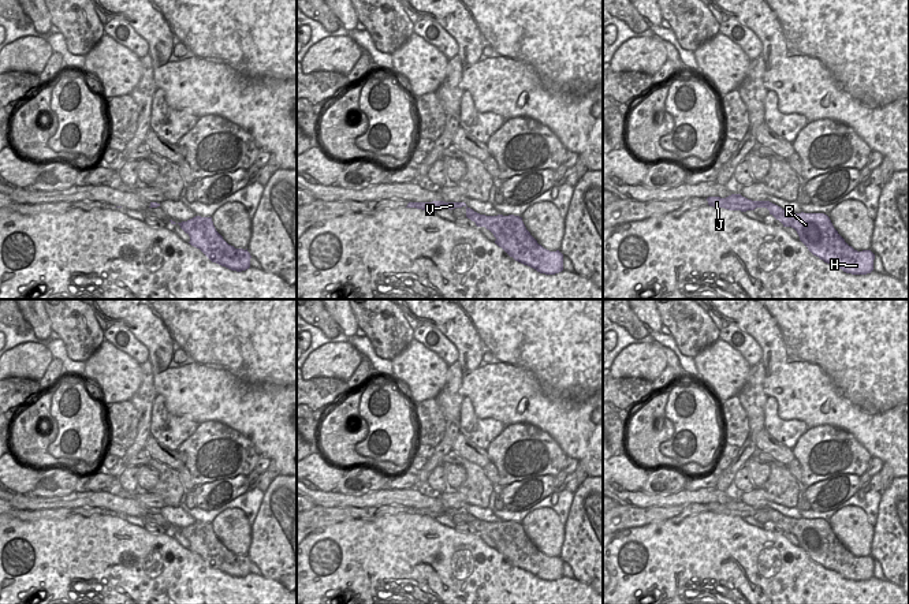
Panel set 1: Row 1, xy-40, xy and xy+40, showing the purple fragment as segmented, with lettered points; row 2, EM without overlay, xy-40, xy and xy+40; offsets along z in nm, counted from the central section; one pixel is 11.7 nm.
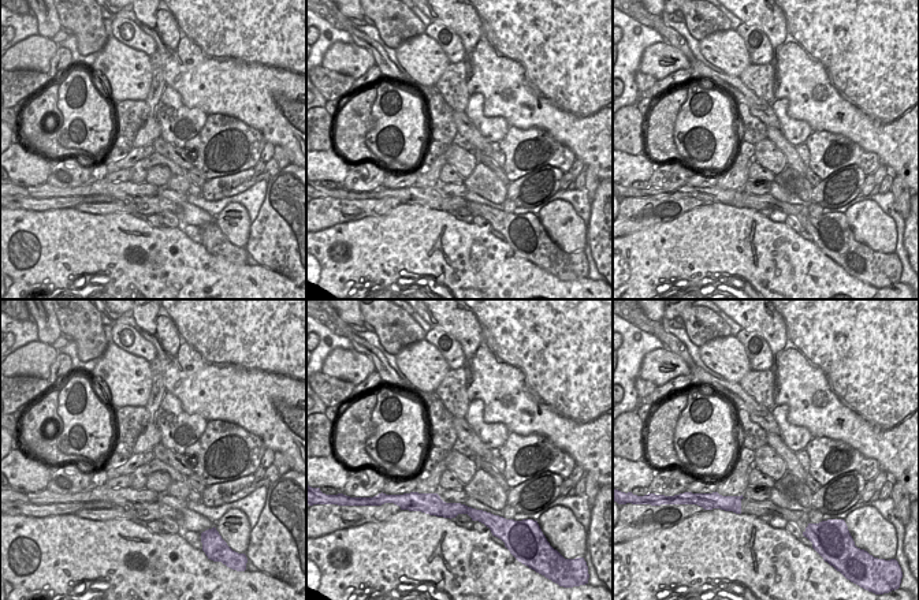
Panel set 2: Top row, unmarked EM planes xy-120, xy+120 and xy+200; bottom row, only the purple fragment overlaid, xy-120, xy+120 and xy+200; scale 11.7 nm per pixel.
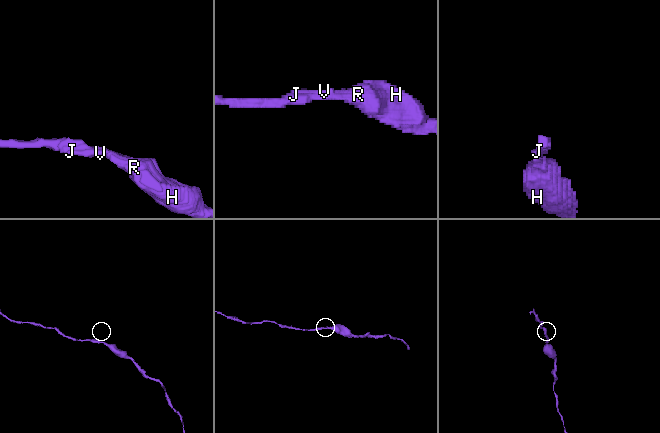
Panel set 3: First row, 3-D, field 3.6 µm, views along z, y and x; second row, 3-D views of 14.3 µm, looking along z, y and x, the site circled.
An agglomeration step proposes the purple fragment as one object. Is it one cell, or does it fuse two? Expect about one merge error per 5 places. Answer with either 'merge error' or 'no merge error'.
no merge error

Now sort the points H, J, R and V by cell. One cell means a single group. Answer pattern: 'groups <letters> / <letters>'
groups H J R V

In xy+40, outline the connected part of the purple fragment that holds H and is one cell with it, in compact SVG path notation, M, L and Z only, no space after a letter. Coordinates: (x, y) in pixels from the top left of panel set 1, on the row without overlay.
M741 500L726 504L708 503L707 507L709 512L729 517L746 518L767 514L783 533L794 534L808 556L824 568L852 581L867 581L873 577L875 560L871 556L857 558L849 552L824 519L794 519L770 507L752 507Z

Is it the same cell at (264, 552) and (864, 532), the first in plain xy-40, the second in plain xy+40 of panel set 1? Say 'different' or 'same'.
different

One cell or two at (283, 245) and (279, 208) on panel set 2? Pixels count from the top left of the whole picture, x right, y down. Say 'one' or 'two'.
one

